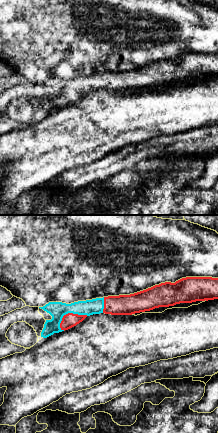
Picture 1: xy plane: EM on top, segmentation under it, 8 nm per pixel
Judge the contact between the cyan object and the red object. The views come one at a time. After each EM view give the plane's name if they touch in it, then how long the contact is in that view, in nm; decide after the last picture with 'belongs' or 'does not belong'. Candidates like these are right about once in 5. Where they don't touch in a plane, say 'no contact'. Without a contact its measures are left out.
xy | 260 nm

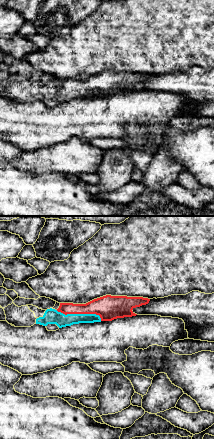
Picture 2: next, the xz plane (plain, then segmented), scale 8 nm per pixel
xz | 380 nm

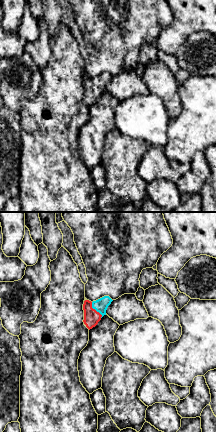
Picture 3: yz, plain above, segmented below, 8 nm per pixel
yz | 150 nm

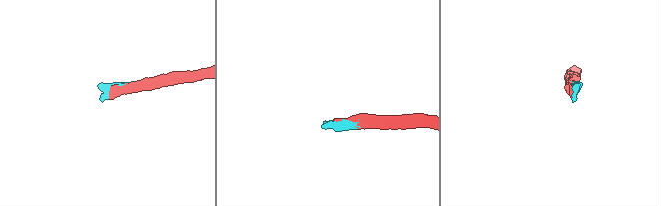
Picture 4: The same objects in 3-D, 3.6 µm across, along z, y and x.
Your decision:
belongs

